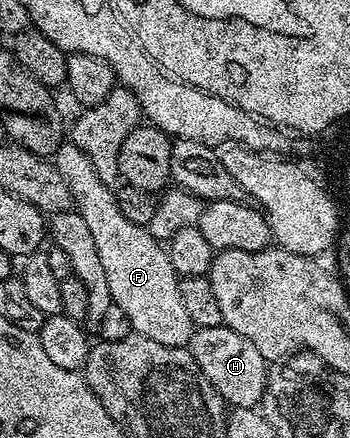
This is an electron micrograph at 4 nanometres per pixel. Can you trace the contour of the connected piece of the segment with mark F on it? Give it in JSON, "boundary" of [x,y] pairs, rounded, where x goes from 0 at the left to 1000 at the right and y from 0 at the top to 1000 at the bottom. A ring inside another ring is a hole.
{"boundary":[[[203,322],[177,324],[146,356],[146,370],[169,395],[180,395],[180,413],[191,413],[191,432],[203,432],[209,443],[214,479],[260,521],[271,568],[283,573],[283,598],[294,605],[294,623],[306,623],[306,660],[317,660],[323,699],[363,715],[369,744],[389,763],[431,769],[431,779],[454,779],[454,788],[529,792],[557,749],[546,724],[534,724],[534,703],[523,699],[511,630],[489,605],[480,571],[423,518],[386,514],[386,505],[363,505],[363,495],[340,486],[326,429],[271,395],[271,381],[249,368],[249,349],[237,349],[237,340]]]}

